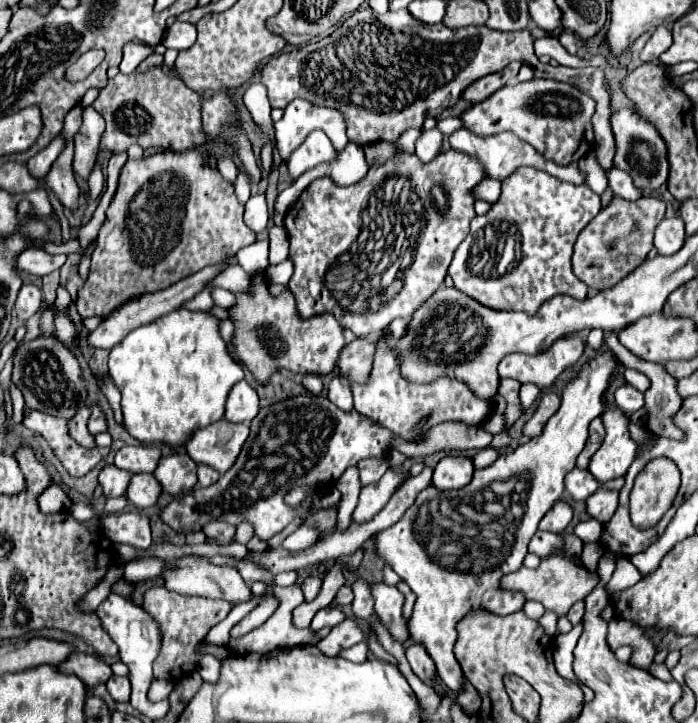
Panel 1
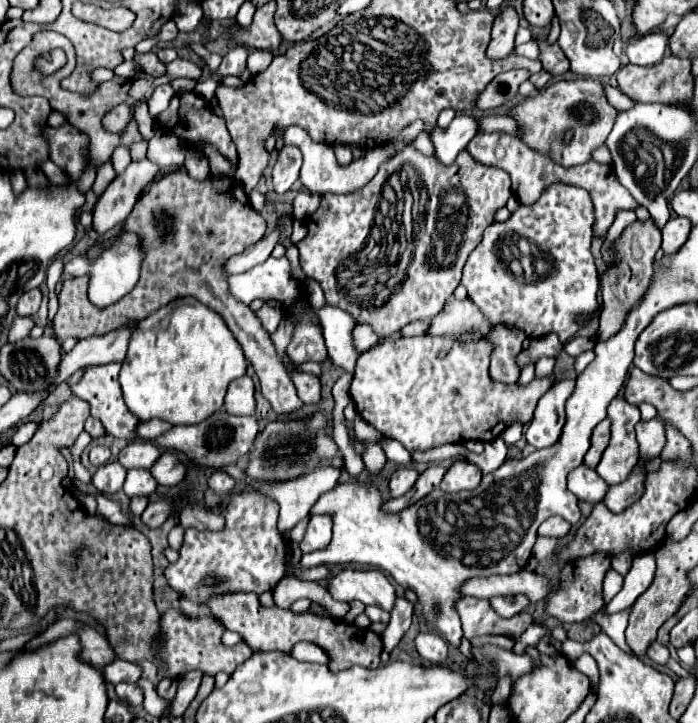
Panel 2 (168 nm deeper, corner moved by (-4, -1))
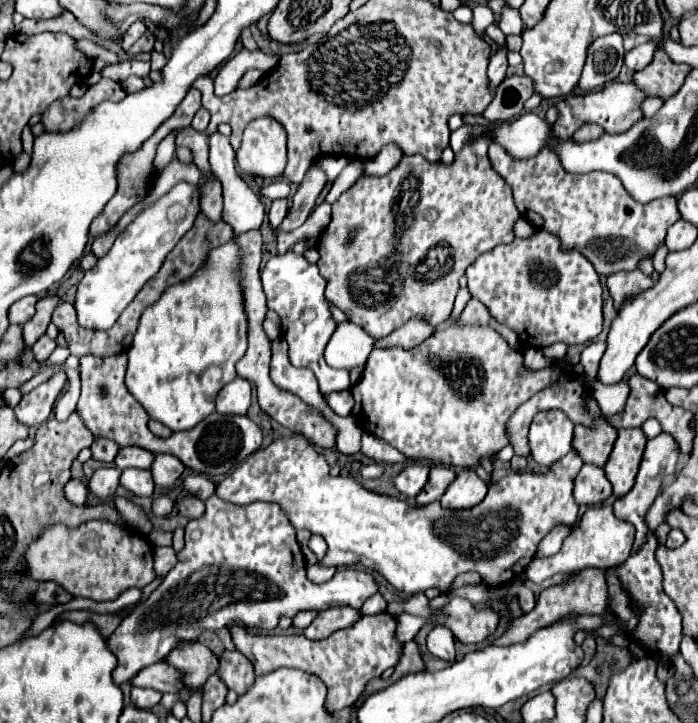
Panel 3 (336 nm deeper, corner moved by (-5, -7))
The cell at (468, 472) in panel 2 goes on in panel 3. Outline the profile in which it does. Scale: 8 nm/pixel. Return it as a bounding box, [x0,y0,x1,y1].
[441,468,487,510]

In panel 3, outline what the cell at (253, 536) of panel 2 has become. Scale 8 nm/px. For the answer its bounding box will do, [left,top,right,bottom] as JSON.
[107,496,377,684]

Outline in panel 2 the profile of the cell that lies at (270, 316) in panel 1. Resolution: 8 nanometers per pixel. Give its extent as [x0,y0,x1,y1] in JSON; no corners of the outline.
[352,324,378,352]

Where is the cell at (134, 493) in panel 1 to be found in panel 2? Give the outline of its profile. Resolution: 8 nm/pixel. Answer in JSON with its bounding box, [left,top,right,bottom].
[124,470,158,496]

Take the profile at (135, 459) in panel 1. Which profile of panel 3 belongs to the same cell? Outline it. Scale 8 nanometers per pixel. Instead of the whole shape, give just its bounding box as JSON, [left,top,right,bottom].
[115,446,153,468]

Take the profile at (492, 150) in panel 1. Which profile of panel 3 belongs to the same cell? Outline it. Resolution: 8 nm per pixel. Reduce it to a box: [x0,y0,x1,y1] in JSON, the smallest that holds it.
[489,142,681,278]

